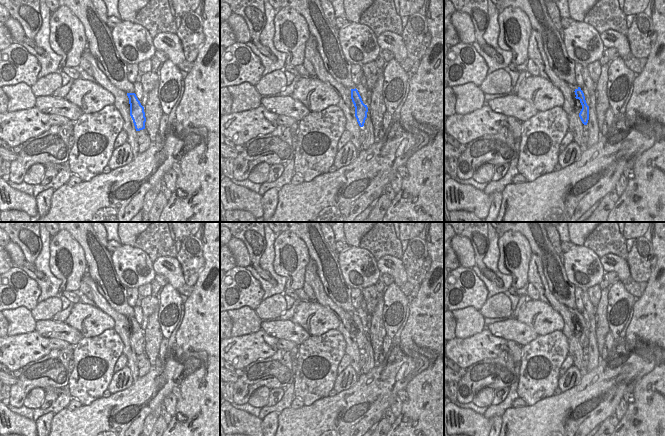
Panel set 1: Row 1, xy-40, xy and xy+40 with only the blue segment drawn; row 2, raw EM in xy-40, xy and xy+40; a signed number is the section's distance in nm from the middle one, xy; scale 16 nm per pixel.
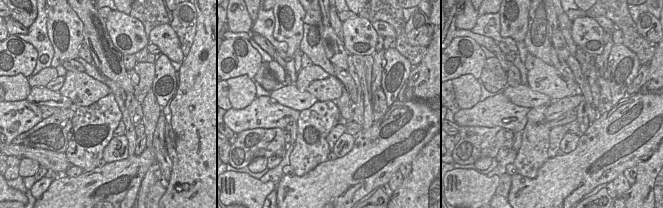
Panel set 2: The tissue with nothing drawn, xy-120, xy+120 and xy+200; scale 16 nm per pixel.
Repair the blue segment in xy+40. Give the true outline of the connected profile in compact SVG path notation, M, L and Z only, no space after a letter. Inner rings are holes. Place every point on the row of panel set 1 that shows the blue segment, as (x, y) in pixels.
M568 85L569 88L573 91L574 104L576 107L581 107L579 117L584 125L587 125L589 120L589 106L586 103L585 96L583 91L577 85Z

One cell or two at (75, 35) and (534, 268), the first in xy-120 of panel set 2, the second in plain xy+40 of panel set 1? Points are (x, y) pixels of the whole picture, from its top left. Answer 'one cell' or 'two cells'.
two cells

